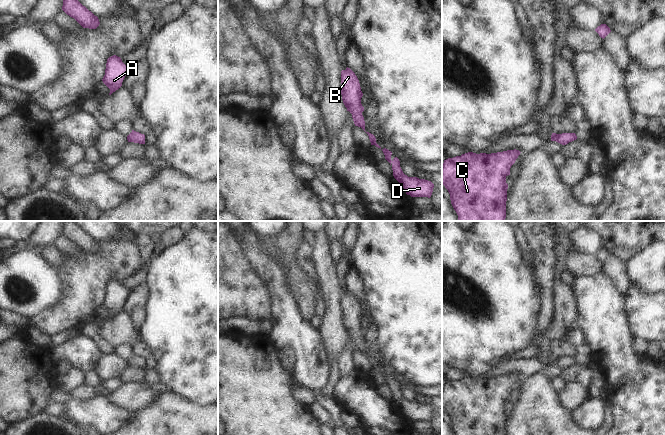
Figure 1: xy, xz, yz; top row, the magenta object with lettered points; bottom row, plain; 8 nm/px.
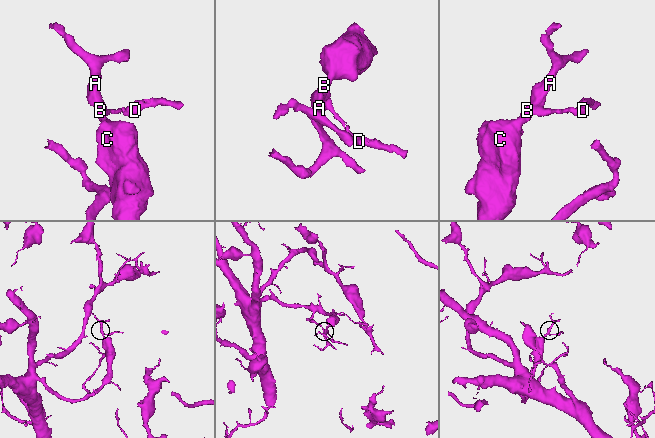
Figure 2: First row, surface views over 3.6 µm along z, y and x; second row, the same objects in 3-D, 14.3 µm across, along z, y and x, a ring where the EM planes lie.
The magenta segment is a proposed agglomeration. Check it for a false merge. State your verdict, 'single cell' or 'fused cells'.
single cell

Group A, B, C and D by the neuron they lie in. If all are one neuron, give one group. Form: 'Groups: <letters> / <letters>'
Groups: A B C D

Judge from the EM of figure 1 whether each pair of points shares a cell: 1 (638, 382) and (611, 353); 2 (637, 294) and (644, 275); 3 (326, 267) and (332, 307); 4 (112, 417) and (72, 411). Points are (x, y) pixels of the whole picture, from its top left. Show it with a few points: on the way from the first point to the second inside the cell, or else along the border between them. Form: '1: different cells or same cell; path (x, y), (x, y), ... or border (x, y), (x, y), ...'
1: same cell; path (638, 372), (621, 353)
2: different cells; border (631, 284), (648, 293), (654, 293)
3: same cell; path (326, 277), (331, 297)
4: same cell; path (102, 415), (100, 413), (82, 413)

